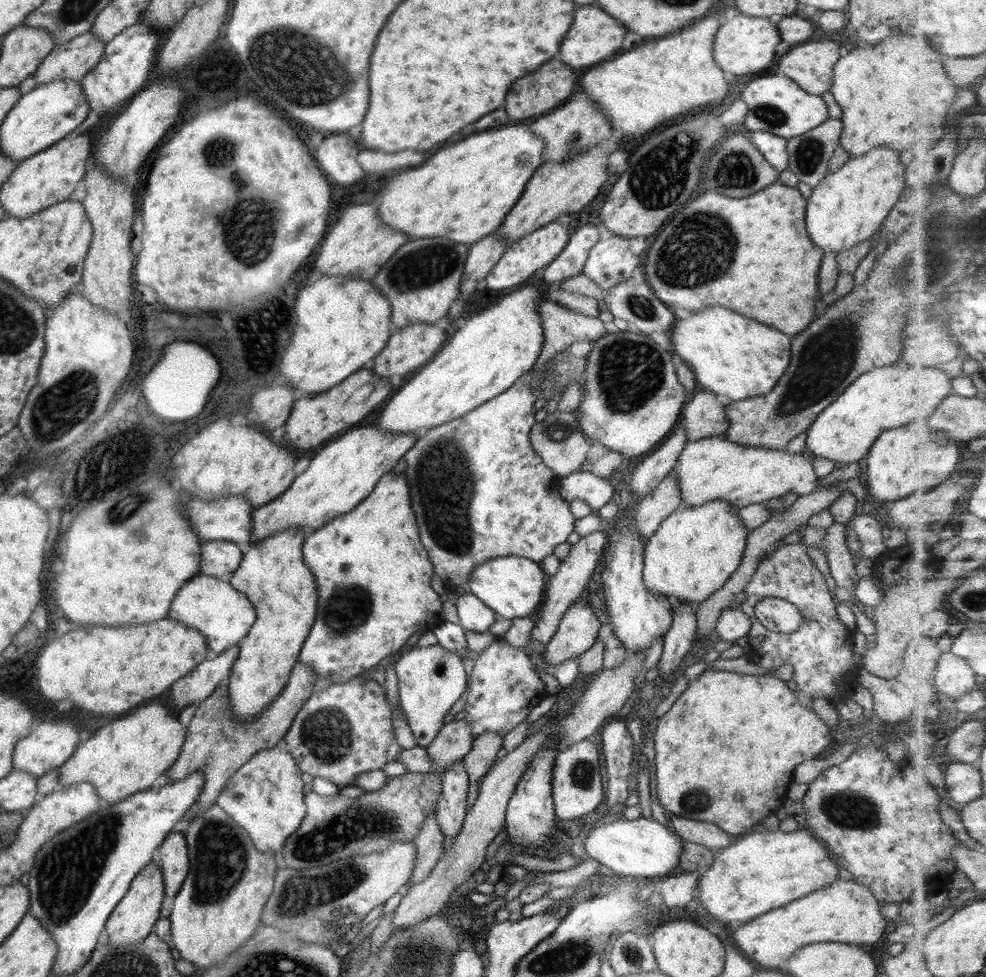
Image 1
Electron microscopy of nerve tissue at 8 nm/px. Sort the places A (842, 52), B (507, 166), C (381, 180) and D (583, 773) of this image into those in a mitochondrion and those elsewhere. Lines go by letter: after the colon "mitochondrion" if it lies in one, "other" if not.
A: other
B: other
C: other
D: mitochondrion

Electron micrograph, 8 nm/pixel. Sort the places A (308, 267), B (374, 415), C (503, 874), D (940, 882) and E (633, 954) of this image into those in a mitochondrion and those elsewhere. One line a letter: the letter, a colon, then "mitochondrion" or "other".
A: other
B: other
C: other
D: other
E: mitochondrion

